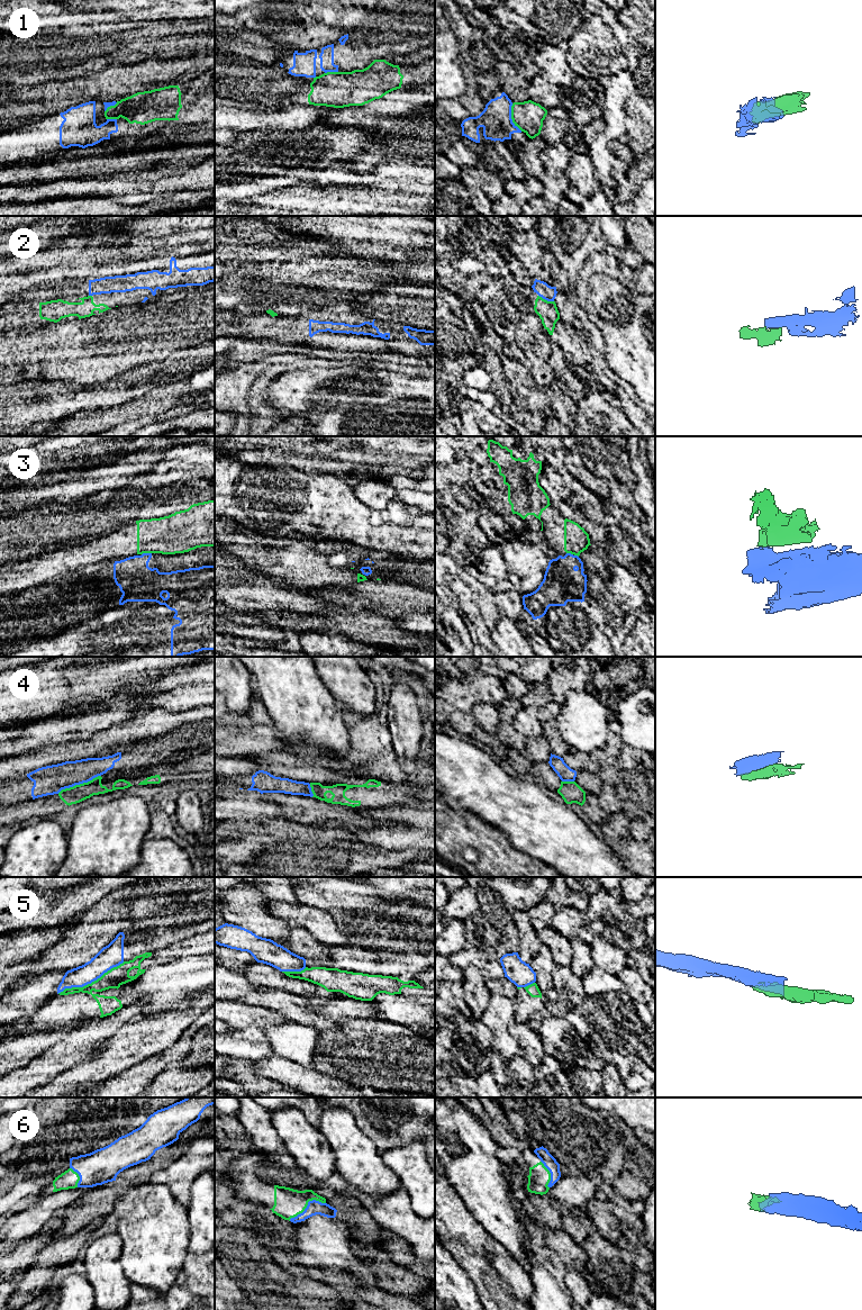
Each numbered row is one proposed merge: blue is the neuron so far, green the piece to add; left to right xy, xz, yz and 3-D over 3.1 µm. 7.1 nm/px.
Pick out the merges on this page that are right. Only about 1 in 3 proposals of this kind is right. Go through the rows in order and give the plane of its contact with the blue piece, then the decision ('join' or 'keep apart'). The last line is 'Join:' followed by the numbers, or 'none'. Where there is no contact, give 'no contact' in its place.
1: meets blue in yz; keep apart
2: meets blue in yz; join
3: meets blue in xy; keep apart
4: meets blue in xy; keep apart
5: meets blue in xy; keep apart
6: meets blue in xz; join
Join: 2, 6

